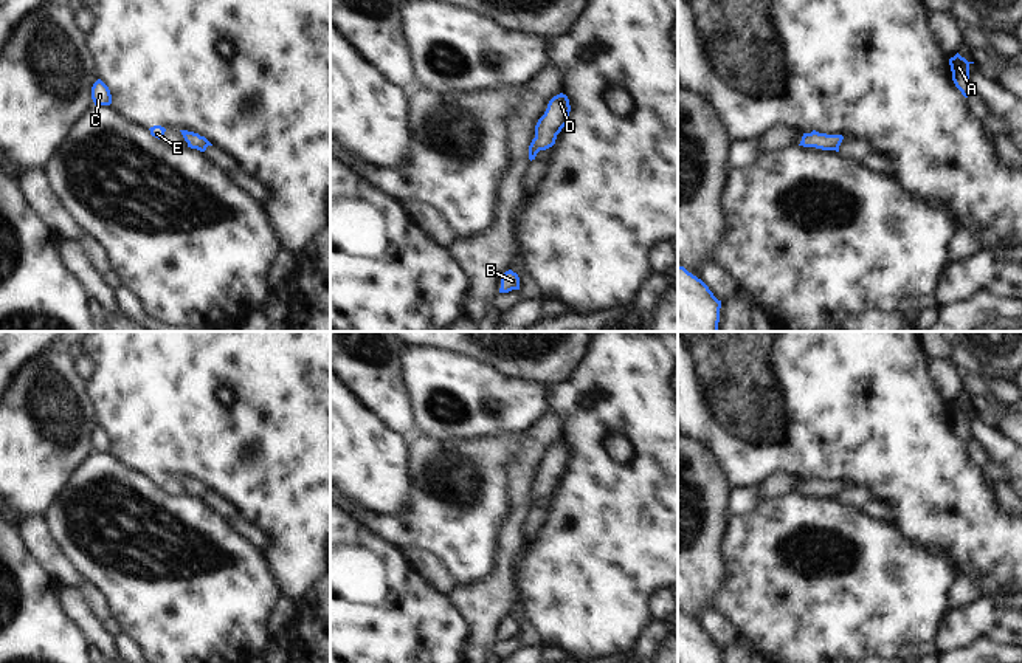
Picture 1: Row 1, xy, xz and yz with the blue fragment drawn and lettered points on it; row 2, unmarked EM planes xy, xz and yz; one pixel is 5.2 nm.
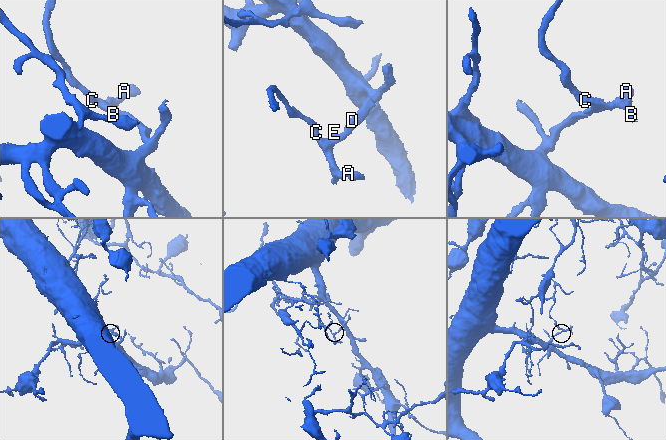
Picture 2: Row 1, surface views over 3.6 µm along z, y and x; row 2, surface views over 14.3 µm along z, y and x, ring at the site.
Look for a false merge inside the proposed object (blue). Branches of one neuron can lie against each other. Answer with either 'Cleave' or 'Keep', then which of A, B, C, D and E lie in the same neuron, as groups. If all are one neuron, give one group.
Keep. Groups: A B C D E

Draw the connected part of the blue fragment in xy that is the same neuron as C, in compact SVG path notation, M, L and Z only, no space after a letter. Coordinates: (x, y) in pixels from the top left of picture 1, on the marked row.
M98 79L91 87L91 99L95 105L110 105L112 104L110 90L101 79Z

